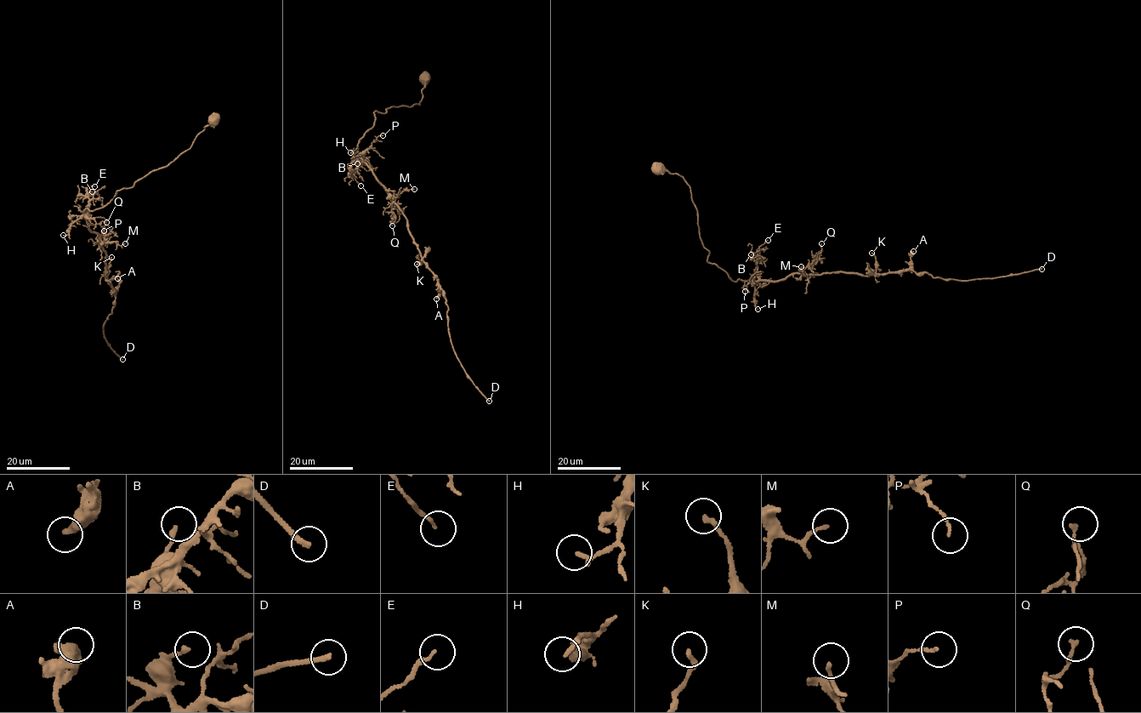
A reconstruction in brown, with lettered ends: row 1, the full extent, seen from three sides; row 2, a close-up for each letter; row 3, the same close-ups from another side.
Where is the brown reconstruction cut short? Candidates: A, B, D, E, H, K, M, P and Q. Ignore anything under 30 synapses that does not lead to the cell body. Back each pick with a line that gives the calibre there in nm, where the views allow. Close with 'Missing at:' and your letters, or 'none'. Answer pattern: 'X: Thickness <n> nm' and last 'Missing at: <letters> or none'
D: Thickness 220 nm
Missing at: D

